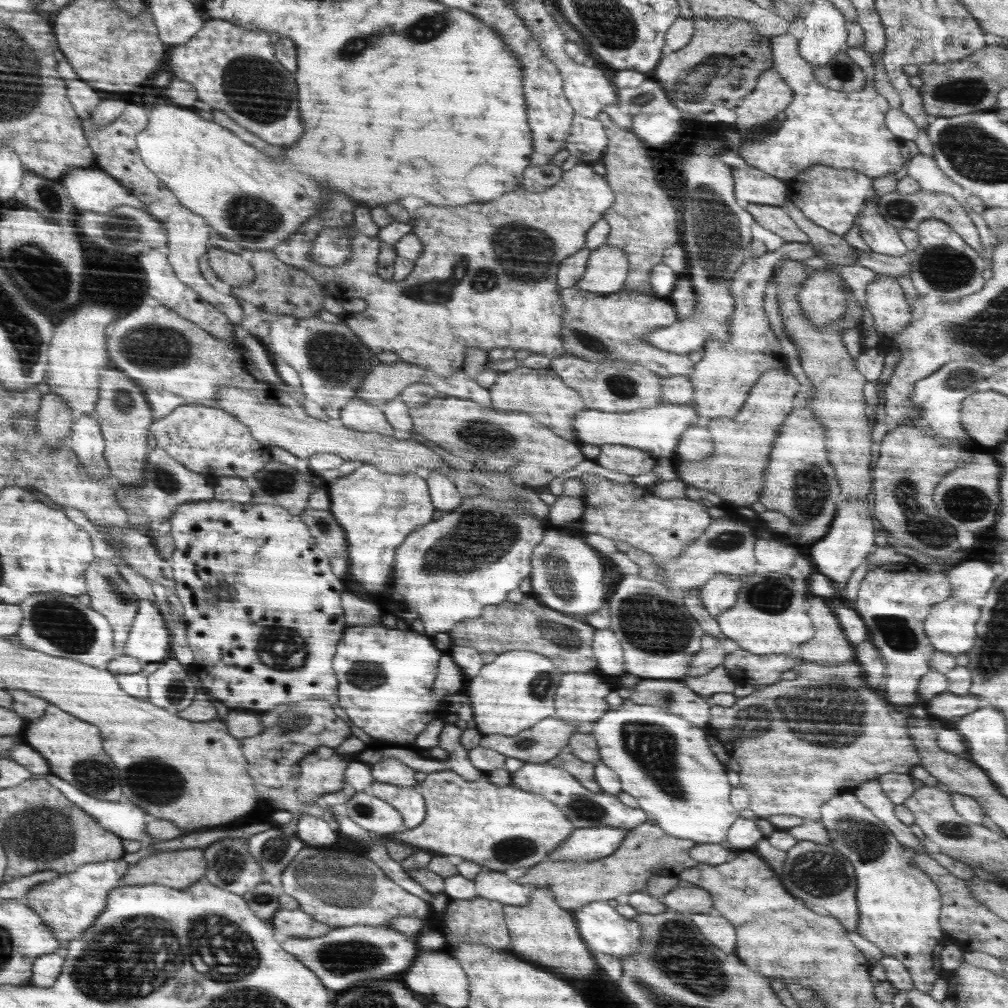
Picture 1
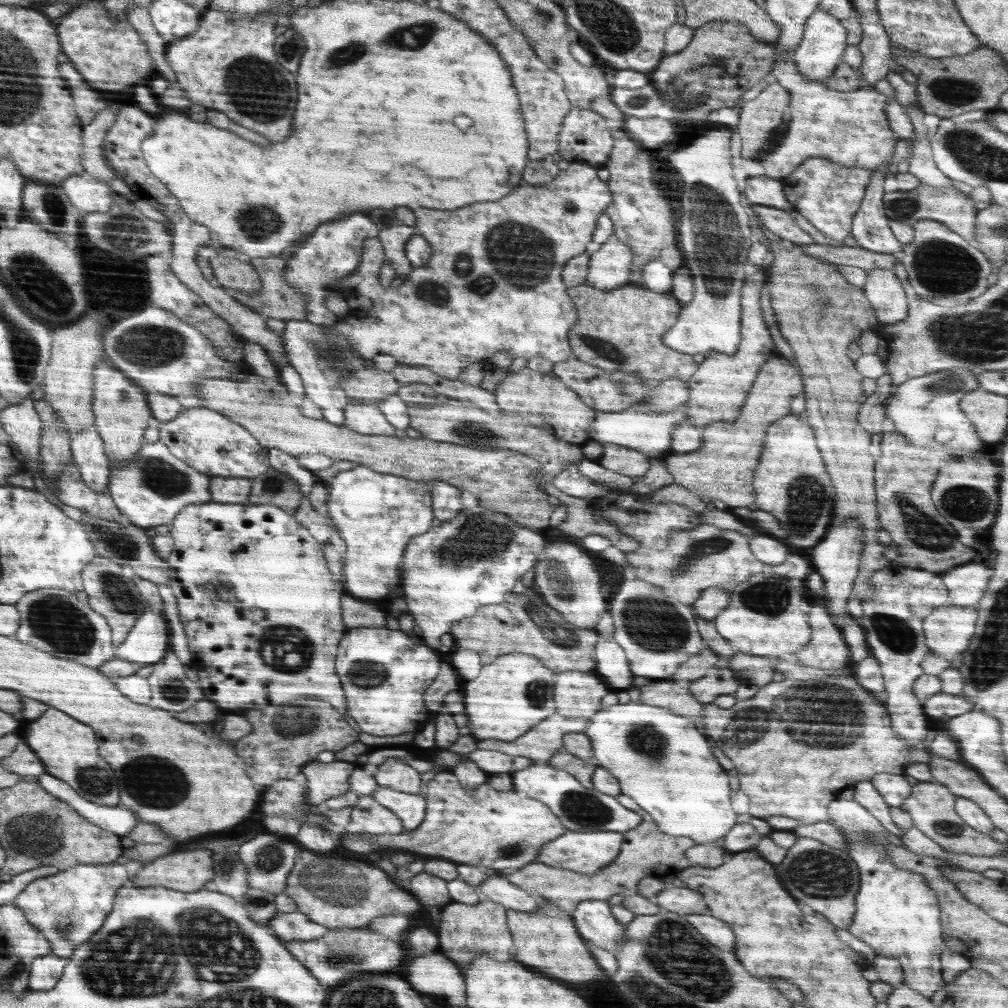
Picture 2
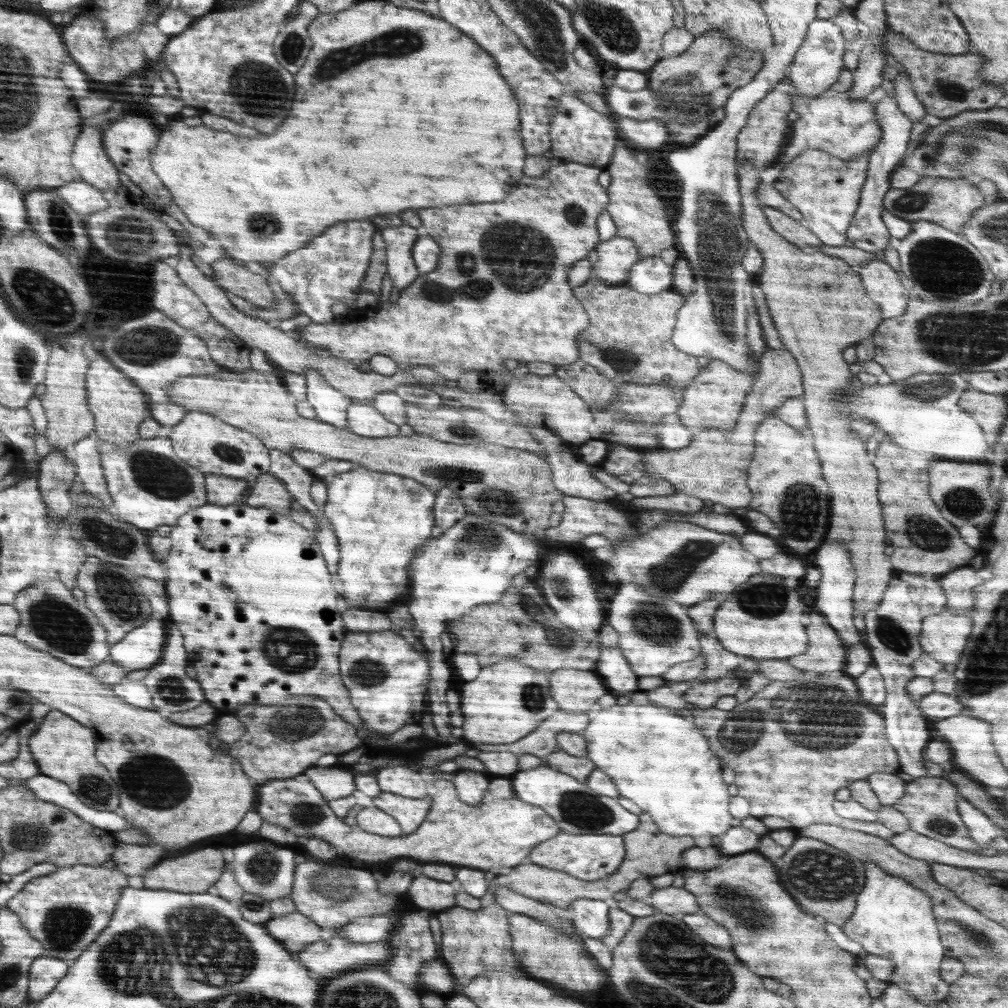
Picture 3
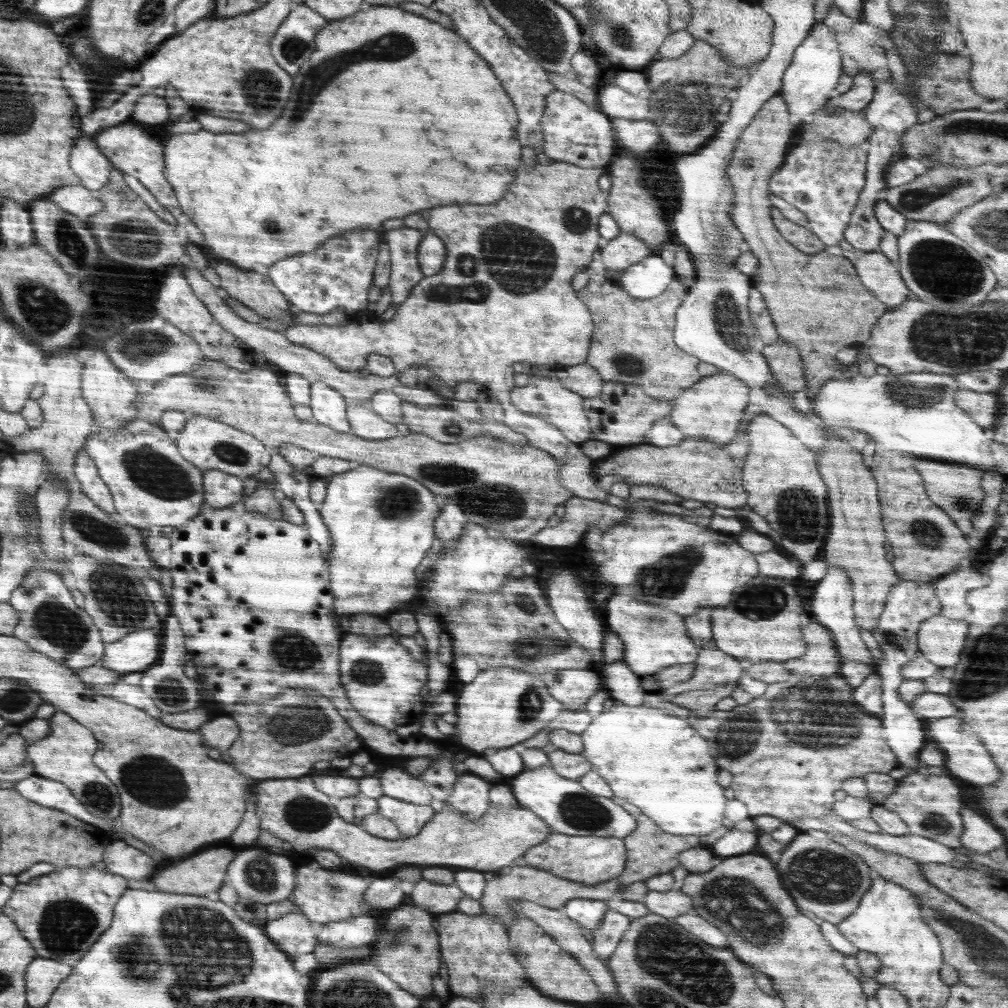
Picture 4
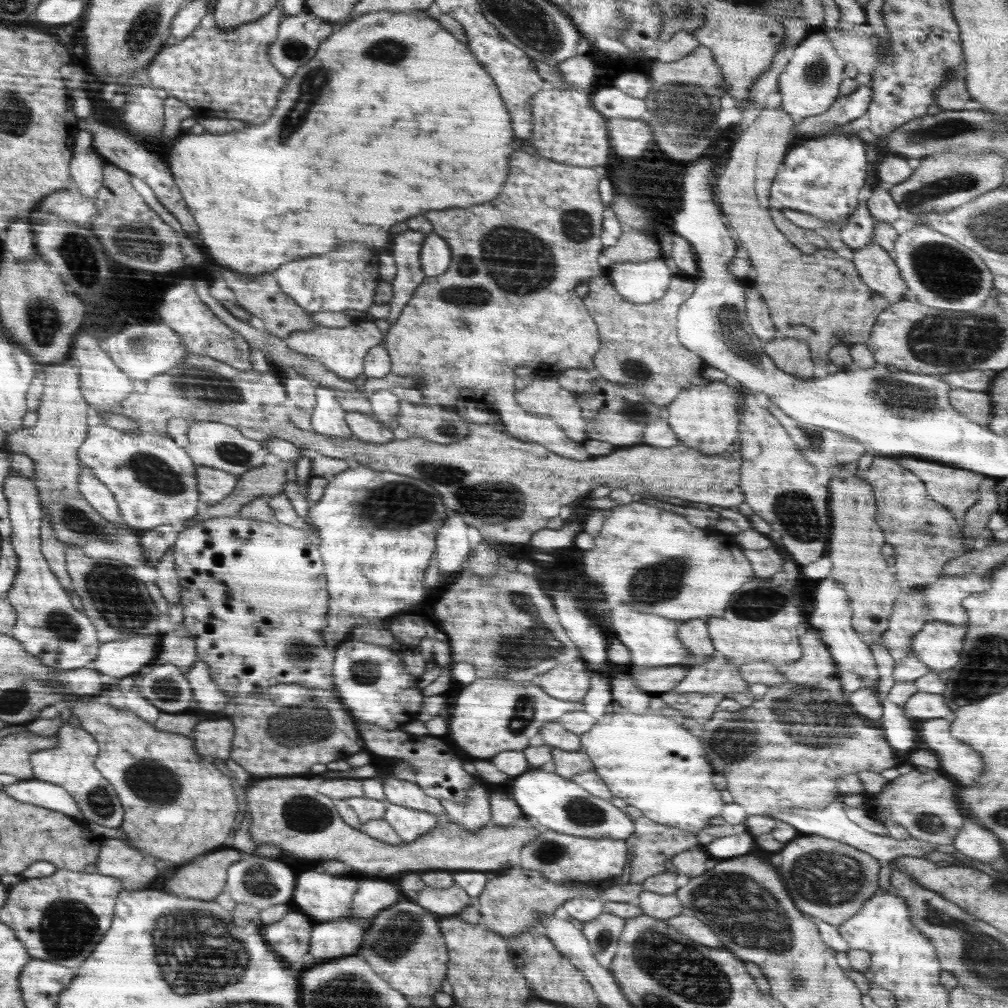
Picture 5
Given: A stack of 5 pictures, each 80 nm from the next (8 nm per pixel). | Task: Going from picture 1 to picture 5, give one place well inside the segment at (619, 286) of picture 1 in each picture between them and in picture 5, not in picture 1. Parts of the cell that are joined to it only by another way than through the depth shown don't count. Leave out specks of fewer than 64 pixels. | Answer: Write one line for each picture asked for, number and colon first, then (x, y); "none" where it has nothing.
2: (610, 267)
3: (616, 256)
4: (621, 252)
5: (633, 246)

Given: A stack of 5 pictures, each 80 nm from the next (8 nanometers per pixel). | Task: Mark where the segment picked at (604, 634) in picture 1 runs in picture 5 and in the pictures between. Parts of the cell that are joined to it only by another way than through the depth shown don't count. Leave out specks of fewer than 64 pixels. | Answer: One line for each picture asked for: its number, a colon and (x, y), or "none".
2: (611, 662)
3: (612, 665)
4: (622, 684)
5: (628, 696)

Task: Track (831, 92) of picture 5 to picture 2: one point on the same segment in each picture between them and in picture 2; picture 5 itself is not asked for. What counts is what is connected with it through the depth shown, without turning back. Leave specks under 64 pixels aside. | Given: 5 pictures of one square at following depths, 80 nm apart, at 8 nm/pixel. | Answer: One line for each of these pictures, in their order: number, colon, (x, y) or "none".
2: (824, 39)
3: (818, 62)
4: (816, 67)

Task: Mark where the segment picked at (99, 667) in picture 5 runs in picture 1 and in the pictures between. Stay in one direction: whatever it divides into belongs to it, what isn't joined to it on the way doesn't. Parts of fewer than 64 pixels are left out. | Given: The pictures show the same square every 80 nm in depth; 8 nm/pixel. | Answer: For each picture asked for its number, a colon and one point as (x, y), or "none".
1: (148, 641)
2: (147, 642)
3: (140, 649)
4: (136, 652)

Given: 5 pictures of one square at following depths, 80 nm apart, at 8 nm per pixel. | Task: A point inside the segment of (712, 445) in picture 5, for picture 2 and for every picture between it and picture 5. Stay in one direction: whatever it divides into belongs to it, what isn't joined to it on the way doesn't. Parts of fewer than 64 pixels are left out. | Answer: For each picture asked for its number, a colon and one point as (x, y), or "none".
2: (718, 389)
3: (717, 394)
4: (713, 407)

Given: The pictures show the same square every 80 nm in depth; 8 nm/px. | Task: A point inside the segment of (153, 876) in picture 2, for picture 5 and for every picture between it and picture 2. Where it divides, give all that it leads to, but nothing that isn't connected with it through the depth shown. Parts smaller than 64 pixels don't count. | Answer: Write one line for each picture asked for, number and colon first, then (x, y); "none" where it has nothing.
3: (194, 872)
4: (203, 874)
5: (204, 879)

